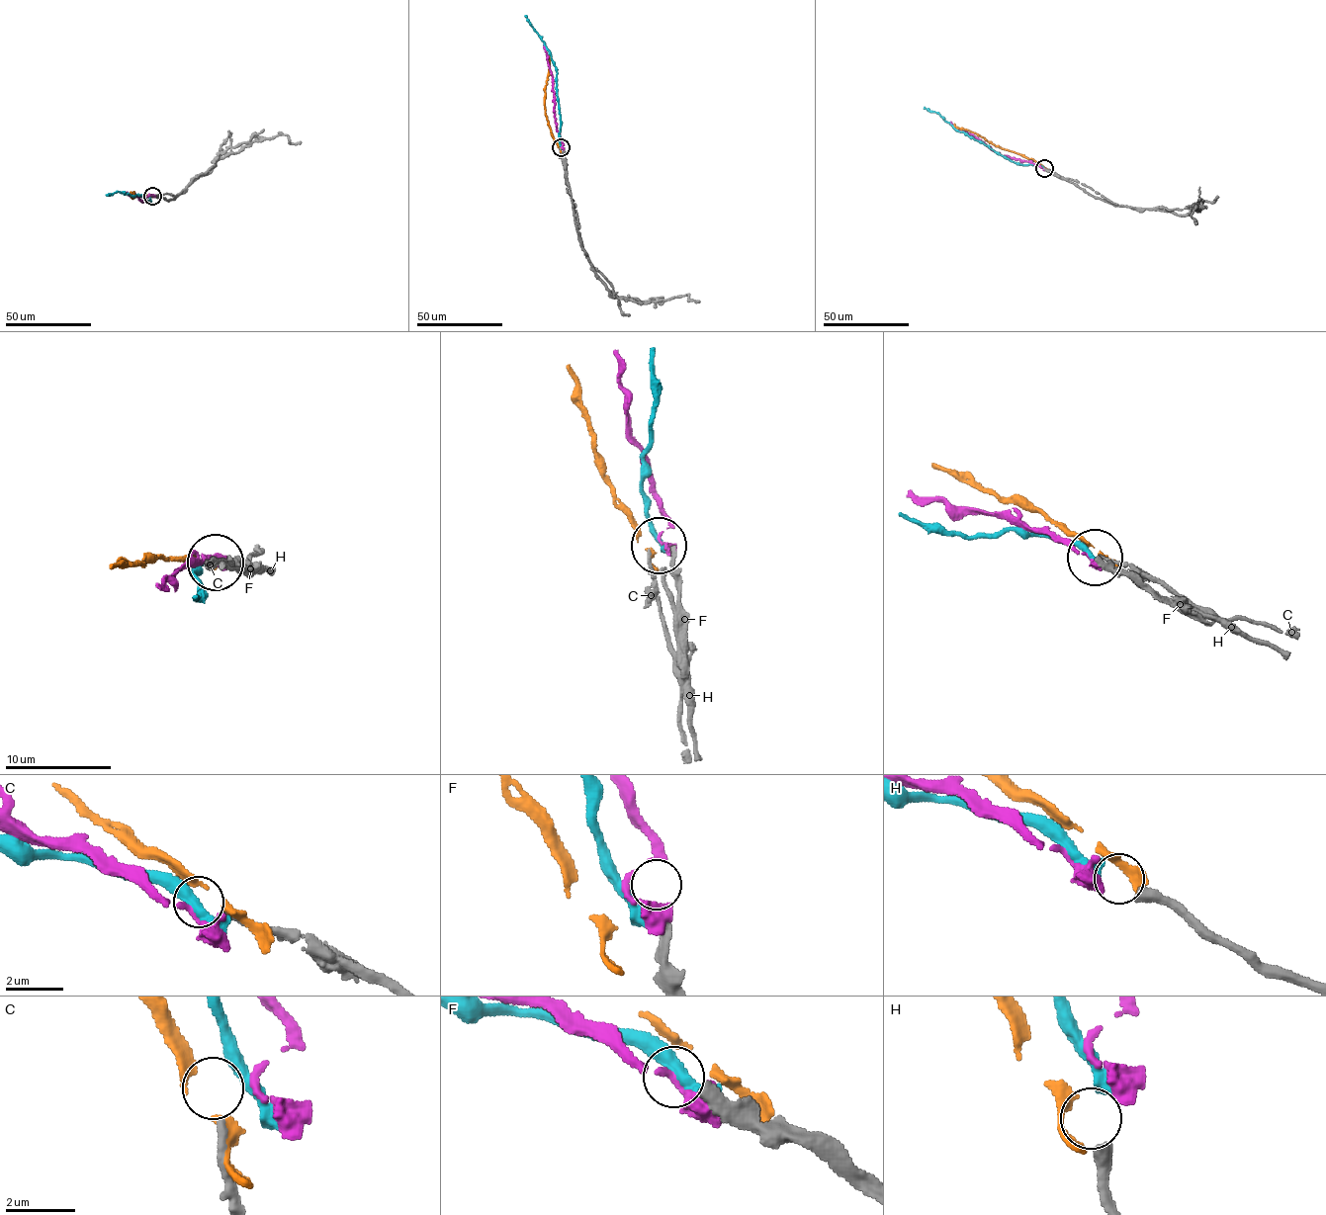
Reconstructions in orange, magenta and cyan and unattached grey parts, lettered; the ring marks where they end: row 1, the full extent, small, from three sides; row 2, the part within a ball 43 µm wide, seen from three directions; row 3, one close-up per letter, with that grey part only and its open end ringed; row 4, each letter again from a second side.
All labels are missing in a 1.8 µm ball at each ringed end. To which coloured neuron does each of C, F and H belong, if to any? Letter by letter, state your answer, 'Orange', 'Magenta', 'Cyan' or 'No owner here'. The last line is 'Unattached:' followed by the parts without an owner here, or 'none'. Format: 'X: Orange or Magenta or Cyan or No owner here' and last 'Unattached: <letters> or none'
C: No owner here
F: No owner here
H: Cyan
Unattached: C, F

